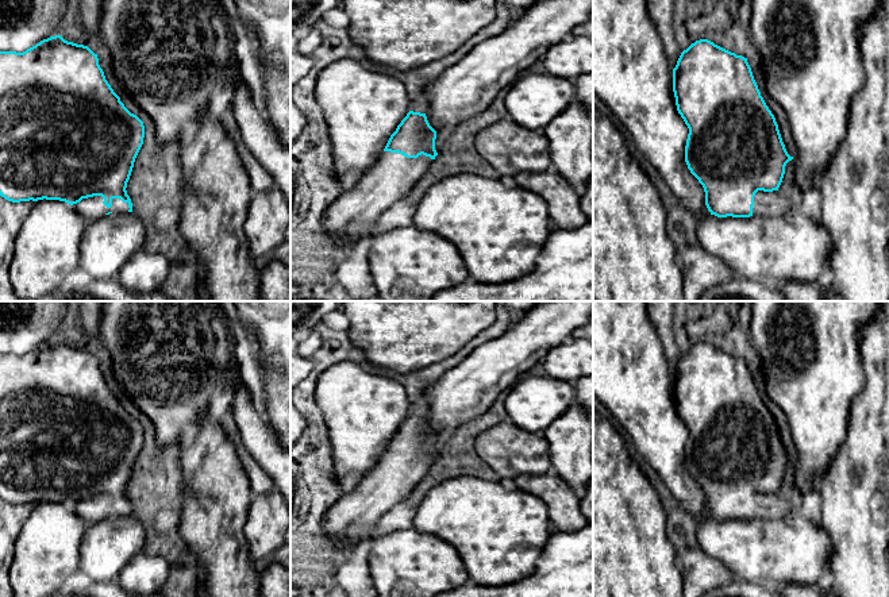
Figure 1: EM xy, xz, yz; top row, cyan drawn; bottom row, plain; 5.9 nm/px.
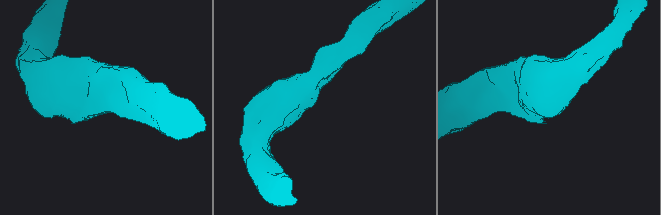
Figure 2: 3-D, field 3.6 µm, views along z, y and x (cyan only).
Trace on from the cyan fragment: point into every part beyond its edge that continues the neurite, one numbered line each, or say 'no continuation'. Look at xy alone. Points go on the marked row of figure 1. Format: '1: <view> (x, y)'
1: xy (92, 208)

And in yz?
1: yz (768, 204)

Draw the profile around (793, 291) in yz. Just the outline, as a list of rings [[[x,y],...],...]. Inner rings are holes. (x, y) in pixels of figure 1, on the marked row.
[[[781,280],[774,285],[788,301],[826,301],[827,293],[831,290],[823,288],[817,280],[809,282]]]

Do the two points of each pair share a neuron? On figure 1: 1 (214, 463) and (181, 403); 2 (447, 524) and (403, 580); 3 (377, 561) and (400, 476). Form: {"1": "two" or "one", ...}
{"1": "two", "2": "two", "3": "two"}

